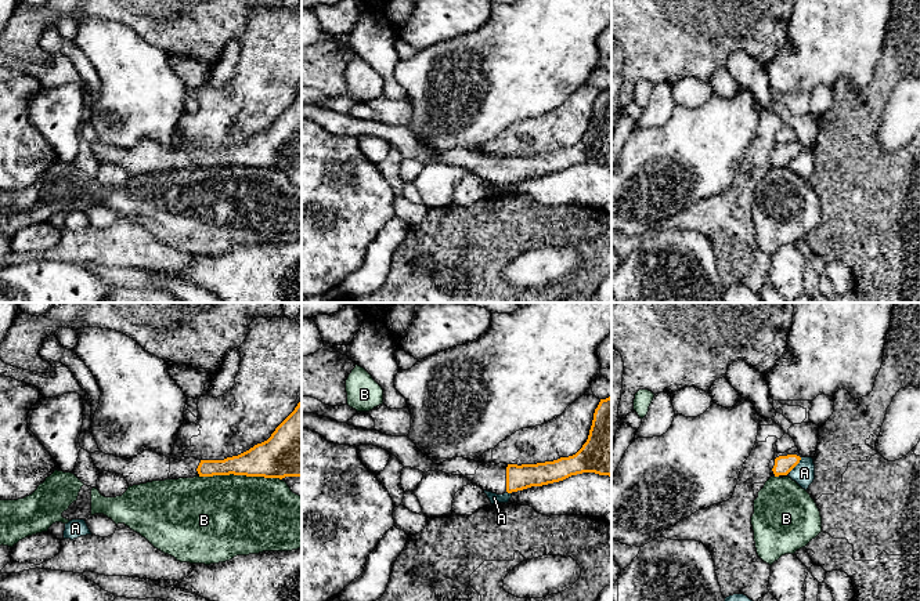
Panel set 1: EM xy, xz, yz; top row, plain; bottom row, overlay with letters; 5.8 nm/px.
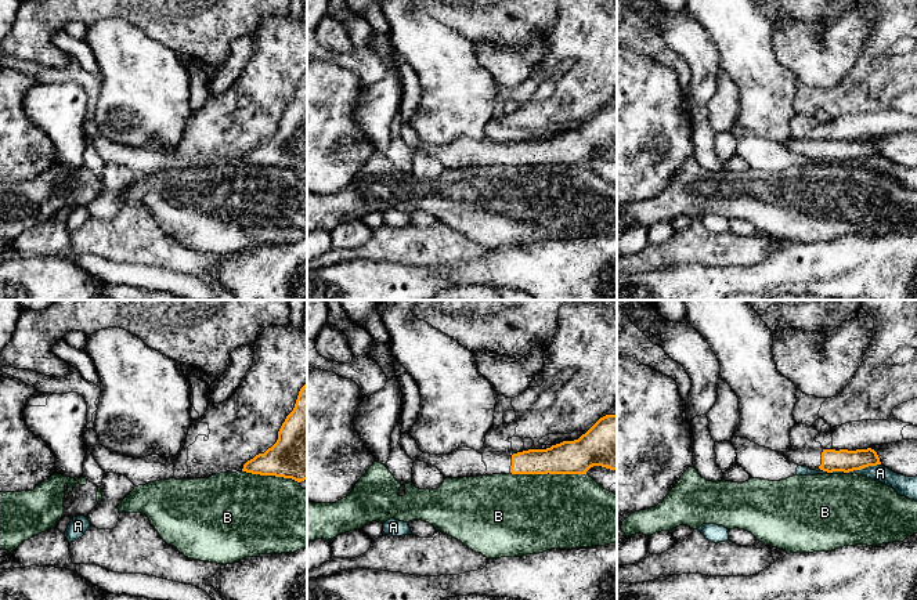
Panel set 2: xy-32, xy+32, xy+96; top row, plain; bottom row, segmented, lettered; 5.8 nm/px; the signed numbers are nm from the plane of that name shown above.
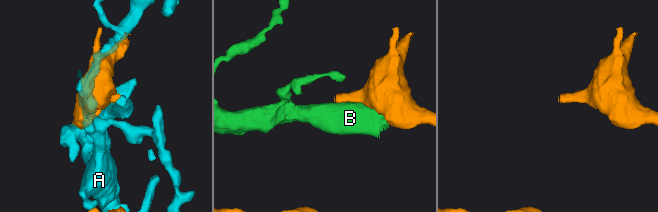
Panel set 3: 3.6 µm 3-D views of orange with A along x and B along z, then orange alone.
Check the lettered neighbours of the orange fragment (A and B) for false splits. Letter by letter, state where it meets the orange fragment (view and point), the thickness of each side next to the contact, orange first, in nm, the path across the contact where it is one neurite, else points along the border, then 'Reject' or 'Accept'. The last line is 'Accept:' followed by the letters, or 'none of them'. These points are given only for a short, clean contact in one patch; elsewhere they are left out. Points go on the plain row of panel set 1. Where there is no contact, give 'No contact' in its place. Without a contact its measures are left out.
A: Touches orange at yz (796, 155). Thickness 110 nm (orange) against 130 nm. Reject
B: Touches orange at xy (241, 165). Thickness 240 nm (orange) against 480 nm. Reject
Accept: none of them

